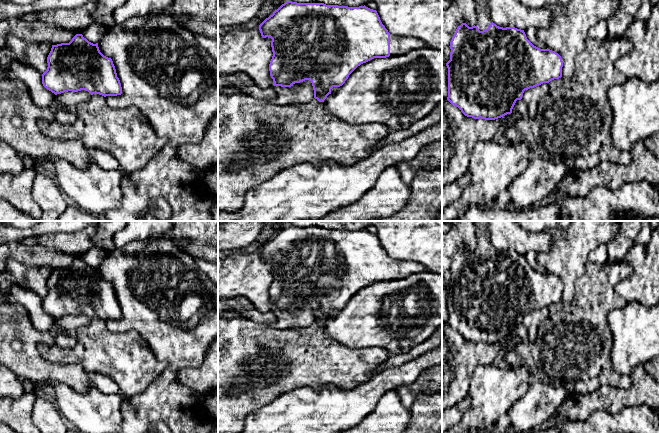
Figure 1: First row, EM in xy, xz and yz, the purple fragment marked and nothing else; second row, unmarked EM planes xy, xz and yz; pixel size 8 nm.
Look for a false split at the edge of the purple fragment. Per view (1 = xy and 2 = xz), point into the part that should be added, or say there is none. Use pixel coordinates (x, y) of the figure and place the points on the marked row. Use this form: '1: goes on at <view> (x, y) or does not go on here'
1: does not go on here
2: goes on at xz (398, 45)

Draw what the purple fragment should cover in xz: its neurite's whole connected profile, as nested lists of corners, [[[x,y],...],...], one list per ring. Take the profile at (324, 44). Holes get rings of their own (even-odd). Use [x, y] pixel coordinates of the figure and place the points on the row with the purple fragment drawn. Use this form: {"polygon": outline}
{"polygon": [[[286,1],[259,25],[259,30],[263,38],[272,39],[273,56],[269,64],[269,71],[274,86],[291,87],[295,83],[309,80],[313,86],[314,98],[319,102],[324,102],[331,94],[333,87],[342,86],[358,66],[371,59],[403,55],[410,50],[428,48],[427,44],[420,39],[390,34],[382,24],[377,11],[365,5],[348,7]]]}

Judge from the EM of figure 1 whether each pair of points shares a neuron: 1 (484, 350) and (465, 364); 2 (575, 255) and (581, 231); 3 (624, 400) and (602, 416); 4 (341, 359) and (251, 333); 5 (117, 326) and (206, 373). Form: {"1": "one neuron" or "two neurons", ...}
{"1": "one neuron", "2": "one neuron", "3": "two neurons", "4": "one neuron", "5": "two neurons"}

